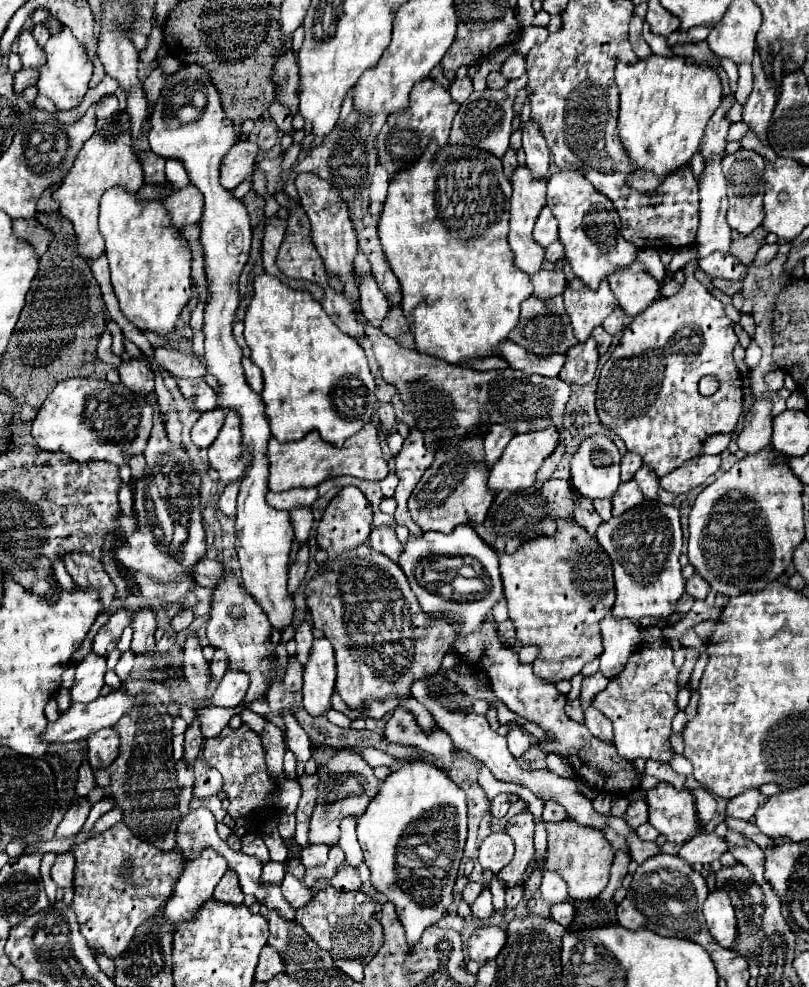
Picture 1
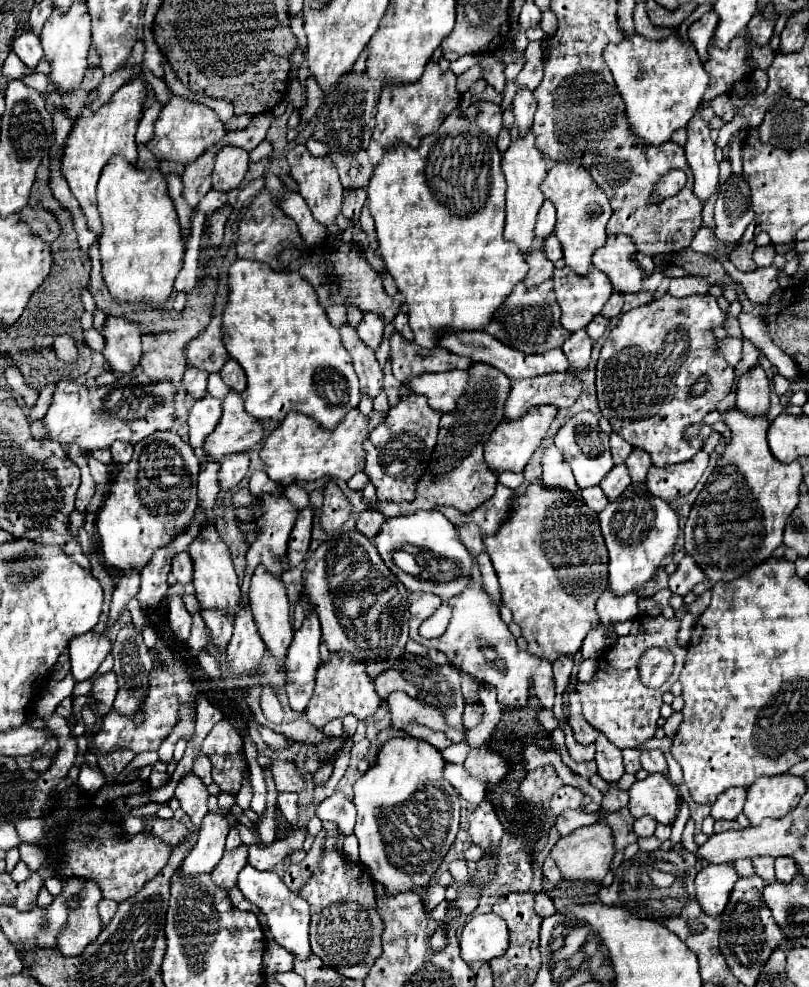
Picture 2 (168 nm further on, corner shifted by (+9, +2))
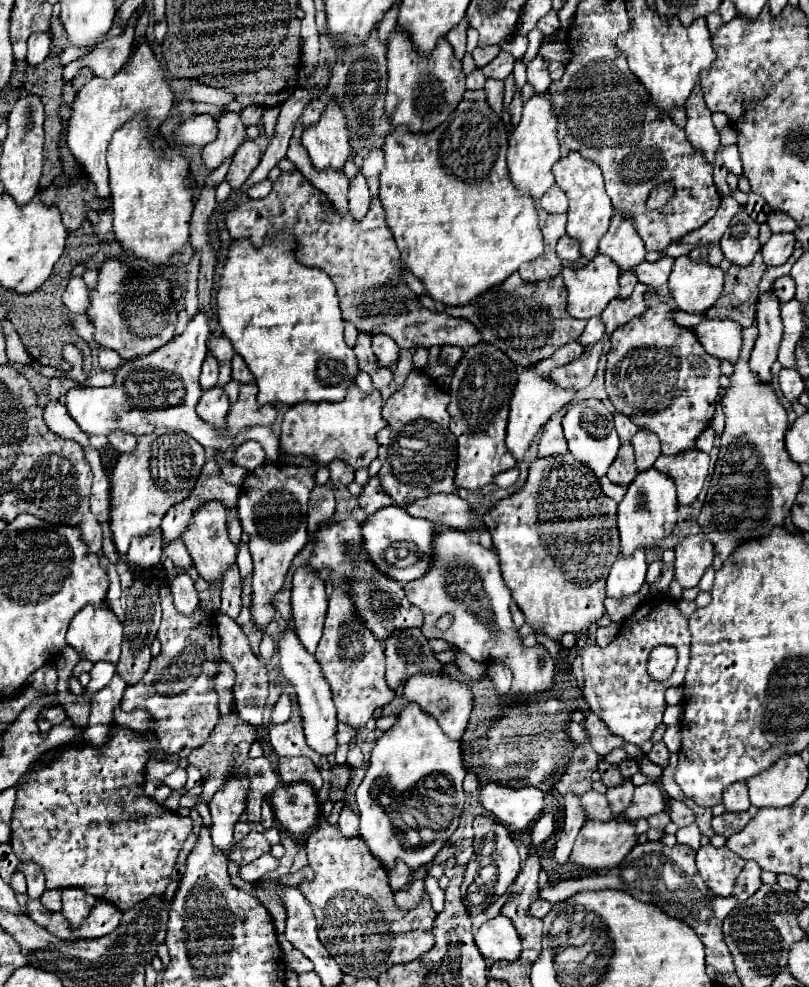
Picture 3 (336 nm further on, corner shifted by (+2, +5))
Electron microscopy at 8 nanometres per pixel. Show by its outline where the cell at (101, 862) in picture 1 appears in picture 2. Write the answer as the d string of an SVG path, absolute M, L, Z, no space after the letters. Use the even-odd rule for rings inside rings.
M101 900L99 902L99 914L101 914L103 924L107 924L113 918L115 910L117 910L117 902L111 902L111 900Z

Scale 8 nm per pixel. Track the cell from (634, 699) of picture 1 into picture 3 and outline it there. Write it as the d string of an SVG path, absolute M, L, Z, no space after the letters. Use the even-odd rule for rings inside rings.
M648 597L636 607L636 611L628 619L624 619L624 623L620 625L620 633L614 637L614 641L608 647L588 647L582 653L582 667L584 667L584 689L582 689L582 693L584 693L588 707L606 723L606 727L612 731L612 735L618 735L624 741L630 741L630 743L640 747L642 743L646 743L652 737L654 729L658 725L662 725L662 713L666 709L664 693L666 693L668 687L680 685L684 681L688 663L690 663L688 619L678 611L676 603L670 597ZM656 645L674 645L678 649L678 667L672 673L672 677L664 683L652 681L650 675L646 673L646 659Z

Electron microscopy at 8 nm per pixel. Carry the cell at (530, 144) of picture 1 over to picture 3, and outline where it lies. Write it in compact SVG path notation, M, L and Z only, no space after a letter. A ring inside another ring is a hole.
M536 57L530 65L528 65L528 83L534 87L536 93L546 93L550 81L548 75L548 63L544 63L540 57Z

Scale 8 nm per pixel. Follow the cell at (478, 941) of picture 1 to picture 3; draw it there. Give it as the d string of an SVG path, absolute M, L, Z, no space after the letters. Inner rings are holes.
M504 915L488 919L474 935L474 941L484 959L514 961L520 957L520 937L512 921Z

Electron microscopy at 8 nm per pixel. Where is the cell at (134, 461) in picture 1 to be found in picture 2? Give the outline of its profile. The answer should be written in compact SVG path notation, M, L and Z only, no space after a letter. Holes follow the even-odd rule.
M121 440L113 442L109 450L111 450L113 460L119 462L119 464L127 464L131 460L131 456L133 456L133 446L127 444L127 442L121 442Z

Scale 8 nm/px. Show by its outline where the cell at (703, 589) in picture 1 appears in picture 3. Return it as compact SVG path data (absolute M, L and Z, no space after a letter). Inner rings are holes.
M690 535L676 547L674 561L674 579L682 589L692 589L698 585L704 571L712 565L714 553L712 543L702 539L702 535Z

